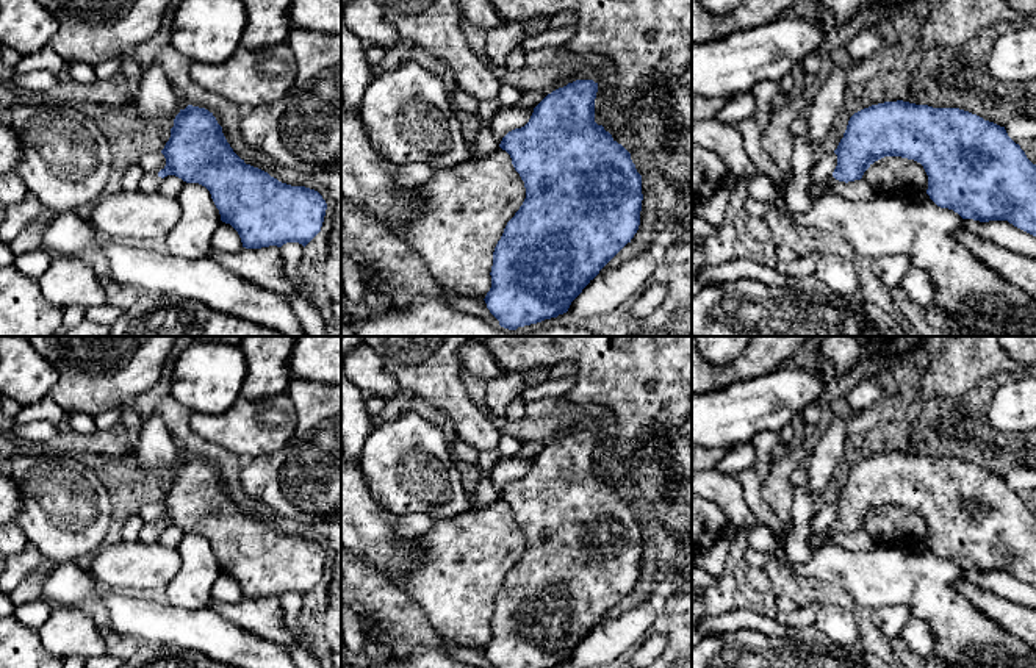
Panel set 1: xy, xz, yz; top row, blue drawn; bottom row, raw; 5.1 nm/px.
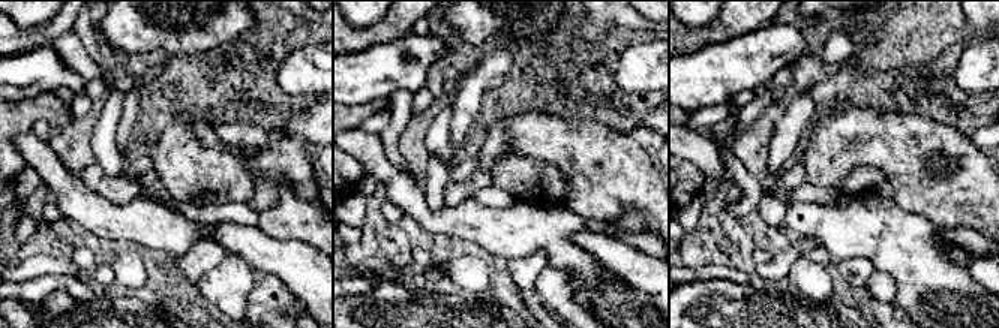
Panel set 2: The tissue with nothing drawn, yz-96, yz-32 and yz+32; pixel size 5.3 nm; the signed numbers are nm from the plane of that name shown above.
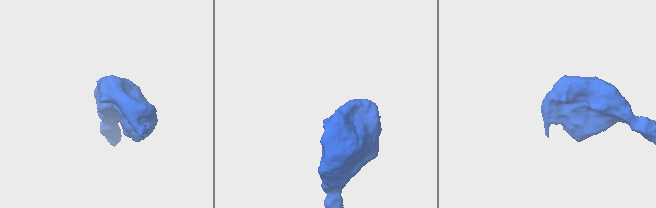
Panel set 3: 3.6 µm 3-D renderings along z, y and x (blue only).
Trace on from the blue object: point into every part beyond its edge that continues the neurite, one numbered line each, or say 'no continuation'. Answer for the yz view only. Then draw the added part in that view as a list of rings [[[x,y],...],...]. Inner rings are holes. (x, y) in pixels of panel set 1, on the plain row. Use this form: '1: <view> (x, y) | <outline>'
1: yz (816, 540) | [[[831,527],[829,530],[826,530],[826,532],[823,532],[823,533],[811,533],[811,535],[809,535],[809,544],[811,544],[811,548],[815,551],[815,549],[820,549],[822,546],[825,546],[828,537],[829,537],[834,530],[836,530],[836,529]]]

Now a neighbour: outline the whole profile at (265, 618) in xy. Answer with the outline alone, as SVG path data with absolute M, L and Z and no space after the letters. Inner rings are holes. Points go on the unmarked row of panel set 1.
M277 596L261 599L243 598L238 604L213 599L208 609L257 637L272 640L283 646L296 641L293 632L285 624L285 613Z

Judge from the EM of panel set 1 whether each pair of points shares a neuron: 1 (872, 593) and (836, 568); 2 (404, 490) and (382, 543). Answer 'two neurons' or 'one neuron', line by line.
1: one neuron
2: two neurons

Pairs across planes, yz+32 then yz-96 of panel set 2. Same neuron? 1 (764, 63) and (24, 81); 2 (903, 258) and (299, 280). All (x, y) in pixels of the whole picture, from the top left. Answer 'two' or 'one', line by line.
1: one
2: two

